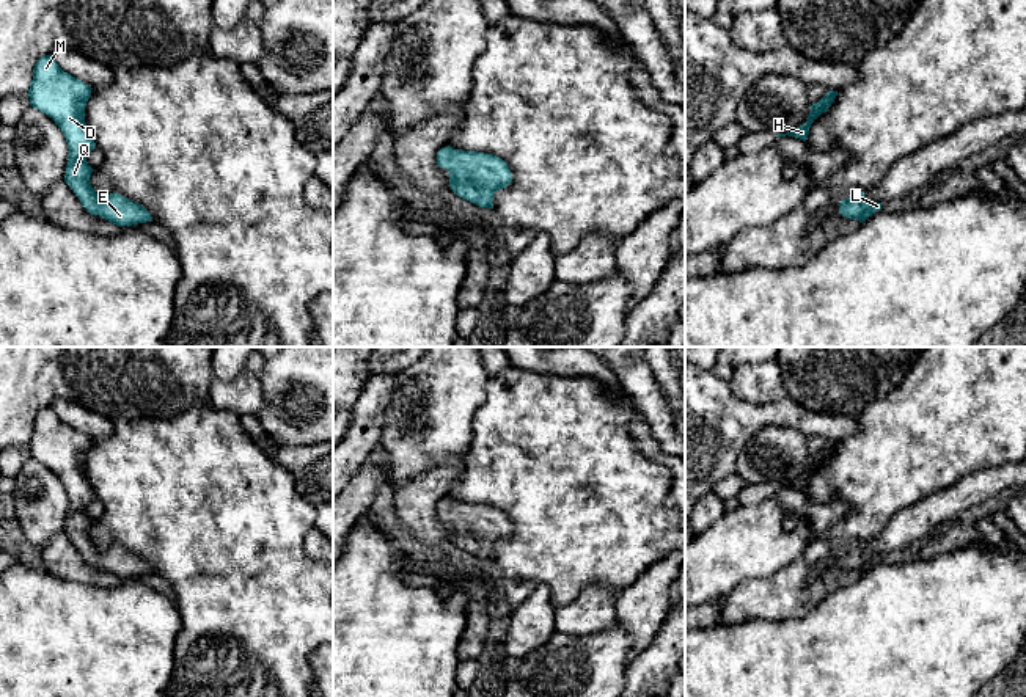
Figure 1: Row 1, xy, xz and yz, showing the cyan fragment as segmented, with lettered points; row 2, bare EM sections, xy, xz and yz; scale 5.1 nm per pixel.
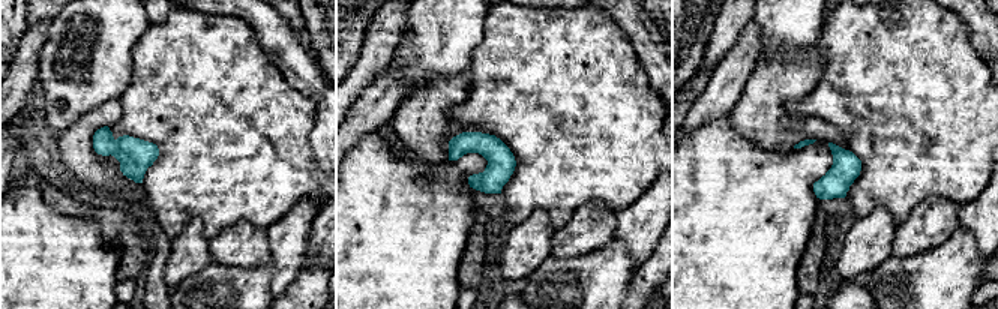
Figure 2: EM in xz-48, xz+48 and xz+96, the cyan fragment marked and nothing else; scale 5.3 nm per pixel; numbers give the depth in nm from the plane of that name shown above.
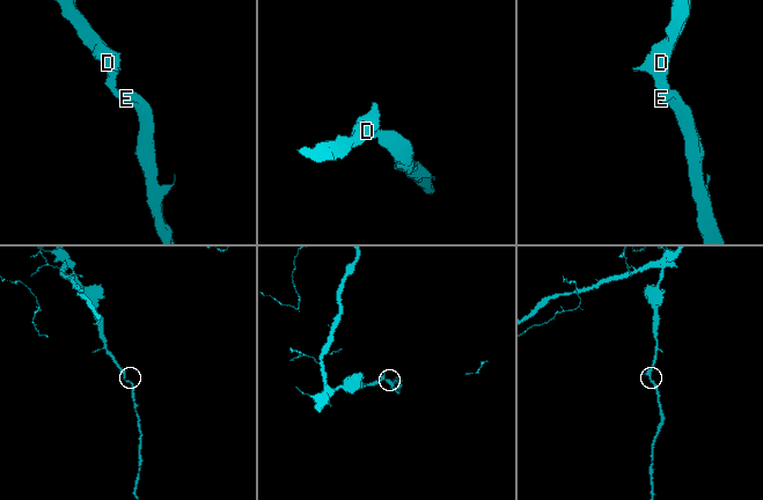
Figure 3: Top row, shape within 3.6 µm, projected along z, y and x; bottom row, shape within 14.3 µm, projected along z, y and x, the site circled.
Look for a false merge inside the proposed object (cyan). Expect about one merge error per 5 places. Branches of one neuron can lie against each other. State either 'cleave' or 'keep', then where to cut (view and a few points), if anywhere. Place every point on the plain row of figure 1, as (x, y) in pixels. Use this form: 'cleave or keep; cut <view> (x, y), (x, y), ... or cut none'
keep; cut none

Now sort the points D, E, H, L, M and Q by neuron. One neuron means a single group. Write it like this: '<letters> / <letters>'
D E H L M Q

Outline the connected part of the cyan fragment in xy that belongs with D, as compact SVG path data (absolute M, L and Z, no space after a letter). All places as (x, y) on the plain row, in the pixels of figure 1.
M44 407L33 419L30 435L30 457L55 473L63 484L69 507L64 534L74 542L82 557L116 578L132 578L152 573L151 565L119 545L101 551L91 538L93 520L86 509L96 499L85 474L85 457L91 449L91 438L64 424L52 407Z

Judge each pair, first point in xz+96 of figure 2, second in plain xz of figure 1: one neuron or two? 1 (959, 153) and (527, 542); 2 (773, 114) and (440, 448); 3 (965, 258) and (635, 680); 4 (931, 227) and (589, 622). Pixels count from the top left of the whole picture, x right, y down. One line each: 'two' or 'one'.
1: one
2: two
3: two
4: one

